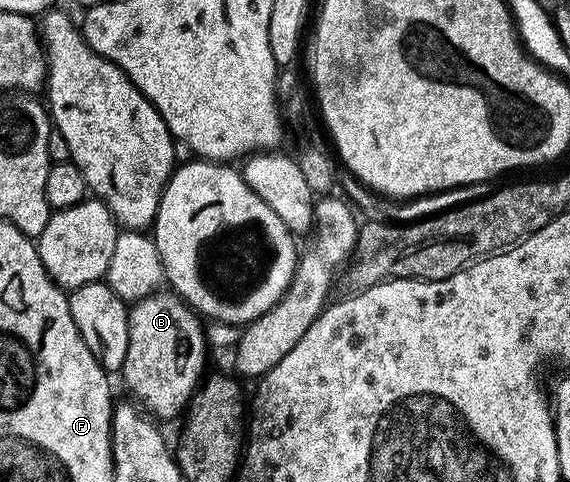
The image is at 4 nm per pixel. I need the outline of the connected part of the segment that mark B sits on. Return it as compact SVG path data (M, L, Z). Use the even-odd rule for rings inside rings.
M171 290L154 291L129 307L130 346L122 377L133 396L129 397L157 421L179 417L205 375L204 355L210 352L210 345L205 325L200 323L201 317Z

